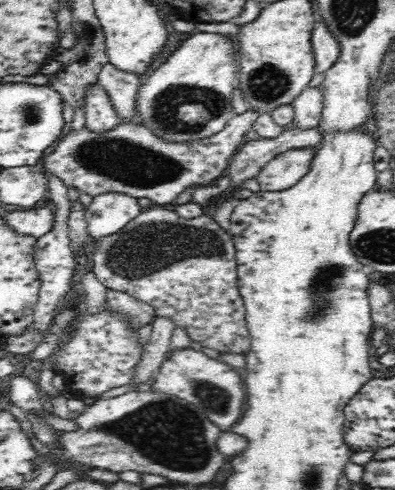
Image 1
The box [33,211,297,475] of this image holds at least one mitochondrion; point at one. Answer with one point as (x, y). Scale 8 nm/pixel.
(148, 248)

